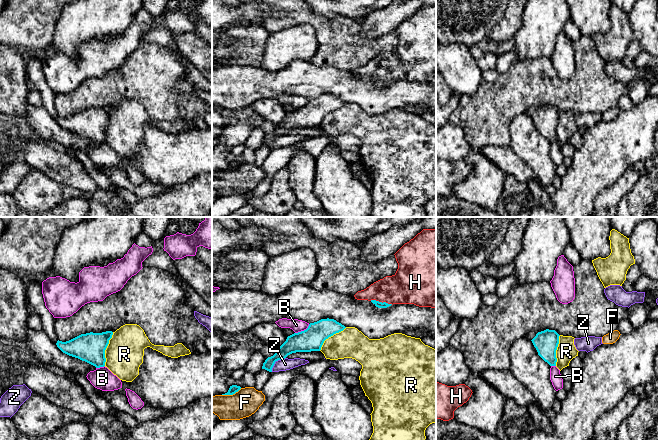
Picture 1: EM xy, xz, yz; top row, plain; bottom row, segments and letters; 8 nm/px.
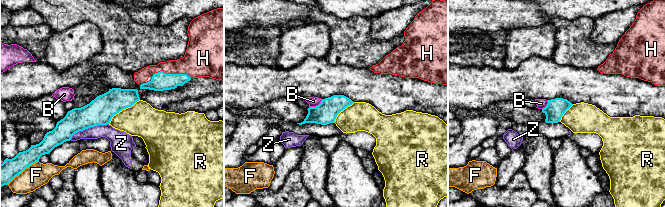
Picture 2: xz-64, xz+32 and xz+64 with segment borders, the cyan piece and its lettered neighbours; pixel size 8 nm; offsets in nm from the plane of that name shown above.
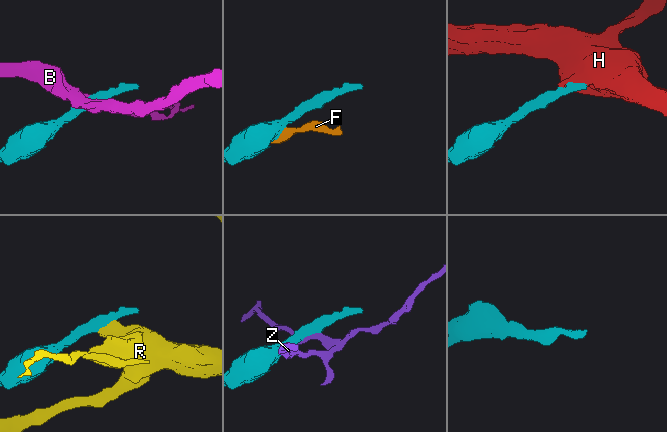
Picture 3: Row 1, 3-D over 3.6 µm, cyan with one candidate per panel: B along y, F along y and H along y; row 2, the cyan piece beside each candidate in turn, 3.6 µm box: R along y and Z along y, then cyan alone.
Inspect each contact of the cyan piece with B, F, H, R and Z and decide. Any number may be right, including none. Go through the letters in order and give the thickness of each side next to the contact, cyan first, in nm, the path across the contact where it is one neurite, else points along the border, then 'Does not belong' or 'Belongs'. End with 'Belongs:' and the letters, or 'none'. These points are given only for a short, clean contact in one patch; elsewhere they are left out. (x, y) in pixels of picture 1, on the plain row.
B: Thickness 190 nm (cyan) against 100 nm. Boundary: xz (309, 100), (305, 105), (295, 109). Does not belong
F: Thickness 70 nm (cyan) against 220 nm. Does not belong
H: Thickness 50 nm (cyan) against 280 nm. Path across: xz (378, 80), (381, 78), (394, 65), (407, 62). Belongs
R: Thickness 240 nm (cyan) against 300 nm. Boundary: xy (113, 108), (105, 126), (104, 141). Does not belong
Z: Thickness 160 nm (cyan) against 100 nm. Boundary: xz (285, 133), (277, 136), (271, 147). Does not belong
Belongs: H

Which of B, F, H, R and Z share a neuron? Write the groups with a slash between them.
B / F / H / R / Z

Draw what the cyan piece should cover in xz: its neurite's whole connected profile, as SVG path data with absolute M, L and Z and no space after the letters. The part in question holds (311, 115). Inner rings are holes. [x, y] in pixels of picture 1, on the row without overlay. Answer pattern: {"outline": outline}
{"outline": "M329 94L310 99L306 106L288 112L286 117L276 124L275 130L265 136L262 145L272 148L276 137L285 135L292 129L320 127L326 115L345 104L341 99Z"}

